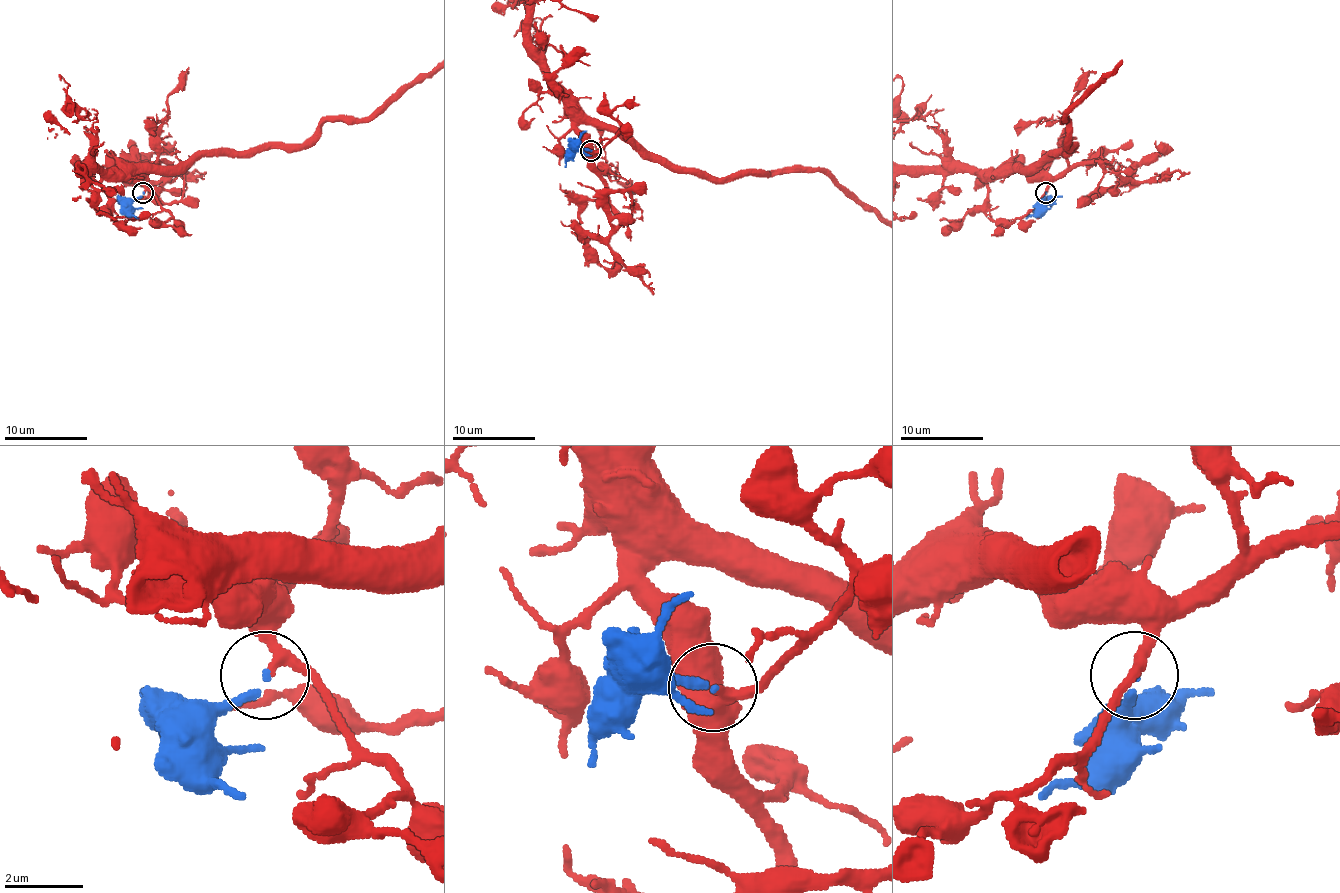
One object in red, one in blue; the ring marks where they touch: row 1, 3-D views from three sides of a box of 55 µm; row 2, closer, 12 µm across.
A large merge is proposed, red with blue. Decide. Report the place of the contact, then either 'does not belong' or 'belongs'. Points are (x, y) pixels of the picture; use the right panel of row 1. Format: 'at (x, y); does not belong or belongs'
at (1045, 193); belongs

